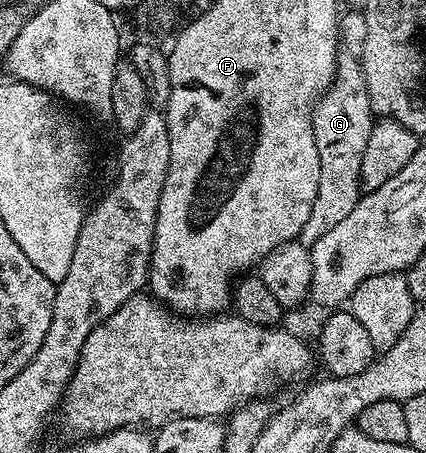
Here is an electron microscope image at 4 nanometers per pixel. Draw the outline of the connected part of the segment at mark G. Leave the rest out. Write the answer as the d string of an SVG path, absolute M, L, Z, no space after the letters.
M348 53L340 54L339 64L335 66L335 80L327 86L327 91L320 95L315 105L313 121L313 141L317 141L317 157L321 157L321 181L317 181L317 201L313 201L313 213L309 213L309 221L305 221L305 229L301 229L299 239L304 244L316 243L333 225L349 217L353 205L357 205L361 194L359 178L361 177L361 157L365 157L365 145L369 141L369 133L377 119L372 114L369 91L365 77L362 75L360 60Z

